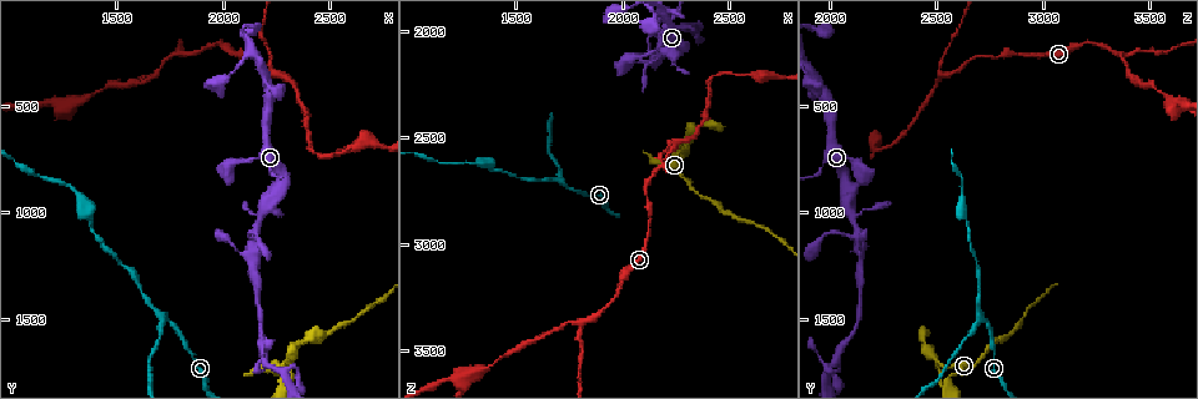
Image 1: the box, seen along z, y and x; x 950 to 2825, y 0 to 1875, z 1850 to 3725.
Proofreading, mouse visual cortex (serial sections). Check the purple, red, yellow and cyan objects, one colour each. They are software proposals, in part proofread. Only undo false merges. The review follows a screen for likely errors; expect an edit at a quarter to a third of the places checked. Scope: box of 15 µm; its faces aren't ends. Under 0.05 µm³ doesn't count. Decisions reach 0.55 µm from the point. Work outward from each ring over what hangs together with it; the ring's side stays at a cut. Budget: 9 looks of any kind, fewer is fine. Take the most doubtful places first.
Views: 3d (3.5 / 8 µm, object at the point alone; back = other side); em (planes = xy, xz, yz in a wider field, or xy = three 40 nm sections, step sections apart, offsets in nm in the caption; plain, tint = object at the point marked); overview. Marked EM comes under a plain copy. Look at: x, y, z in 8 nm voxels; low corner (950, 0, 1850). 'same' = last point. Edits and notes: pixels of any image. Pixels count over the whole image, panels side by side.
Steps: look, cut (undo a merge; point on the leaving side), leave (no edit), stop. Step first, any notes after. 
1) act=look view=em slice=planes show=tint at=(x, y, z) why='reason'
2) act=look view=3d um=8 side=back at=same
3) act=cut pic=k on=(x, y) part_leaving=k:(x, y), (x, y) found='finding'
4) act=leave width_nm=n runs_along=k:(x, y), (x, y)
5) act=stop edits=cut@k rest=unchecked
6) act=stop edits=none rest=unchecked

act=look view=3d um=3.5 at=(1810, 250, 3350) why='arms part here'

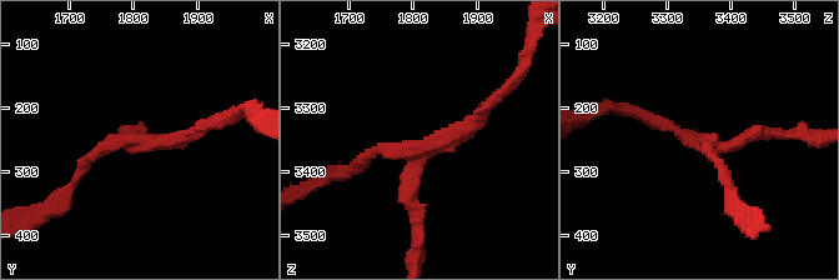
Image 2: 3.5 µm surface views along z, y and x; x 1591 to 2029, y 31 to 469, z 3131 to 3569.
act=look view=em slice=xy step=5 show=tint at=(1820, 255, 3365) arms=3 arm_widths_nm=150,150,150 why='need the tissue'

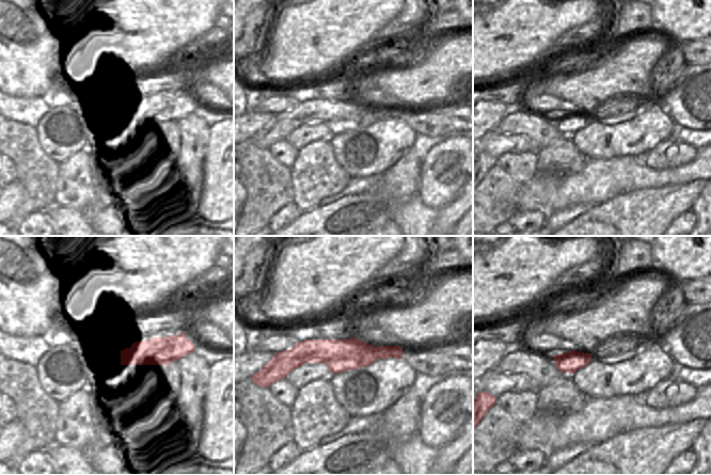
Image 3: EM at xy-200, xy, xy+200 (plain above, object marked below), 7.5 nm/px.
act=cut pic=2 on=(86, 159) part_leaving=2:(144, 143), (101, 146), (55, 204) found='a second cell is stuck on'

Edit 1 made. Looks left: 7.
act=look view=3d um=3.5 at=(2260, 360, 2530) why='three arms meet'

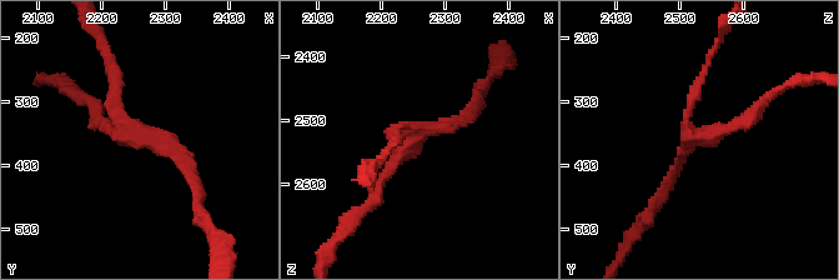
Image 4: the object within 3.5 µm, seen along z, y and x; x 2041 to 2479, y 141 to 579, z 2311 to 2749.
act=look view=em slice=planes show=tint at=(2255, 355, 2525) arms=3 arm_widths_nm=150,150,150 why='now the EM'

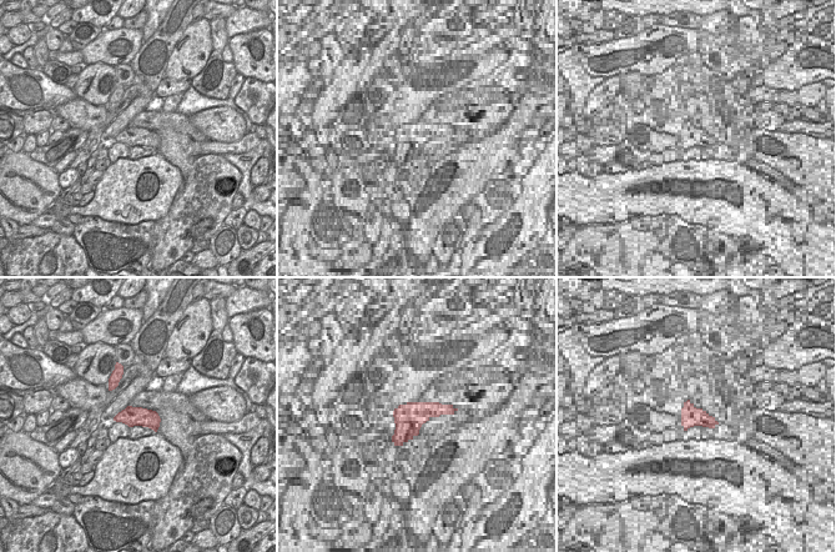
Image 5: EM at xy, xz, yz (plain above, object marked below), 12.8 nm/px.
act=leave runs_along=4:(377, 199), (412, 138), (473, 109) found='one cell here'

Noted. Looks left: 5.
act=look view=3d um=8 at=(1720, 1510, 2700) why='branch point'

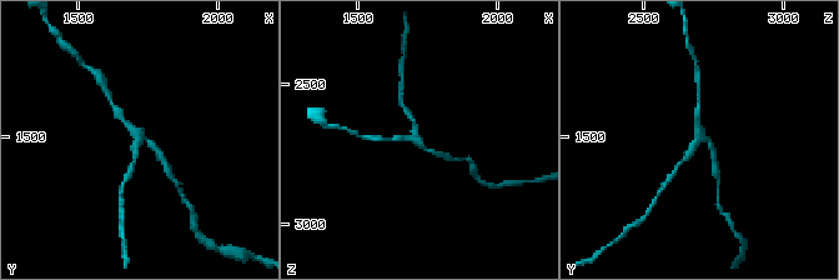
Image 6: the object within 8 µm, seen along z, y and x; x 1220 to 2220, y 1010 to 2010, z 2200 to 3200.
act=look view=em slice=xy step=2 show=tint at=(1720, 1490, 2720) arms=3 arm_widths_nm=150,150,200

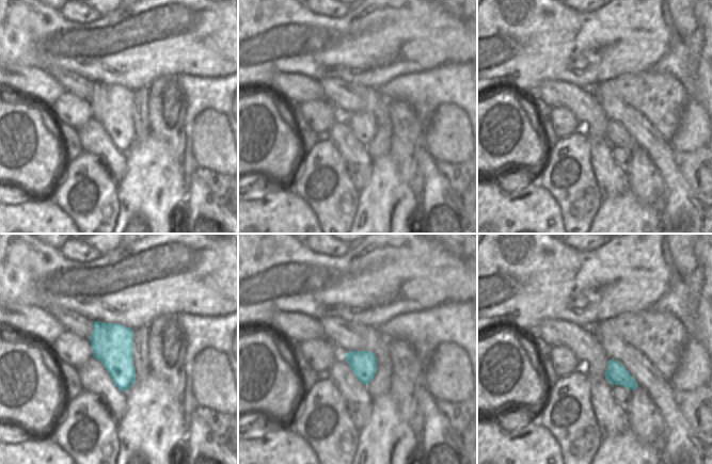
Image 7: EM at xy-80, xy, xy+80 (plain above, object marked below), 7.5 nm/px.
act=leave runs_along=6:(164, 159), (116, 109) found='one cell here'

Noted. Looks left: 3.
act=look view=3d um=3.5 at=(2200, 1700, 2040) why='sharp bend'

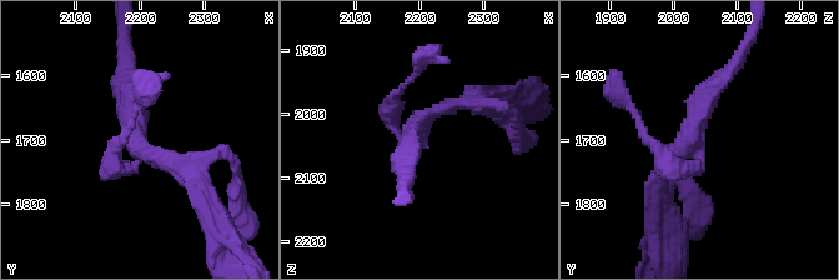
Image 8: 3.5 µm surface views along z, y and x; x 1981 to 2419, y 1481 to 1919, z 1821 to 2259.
act=look view=em slice=xy step=5 show=tint at=(2195, 1700, 2025) arms=3 arm_widths_nm=200,250,250

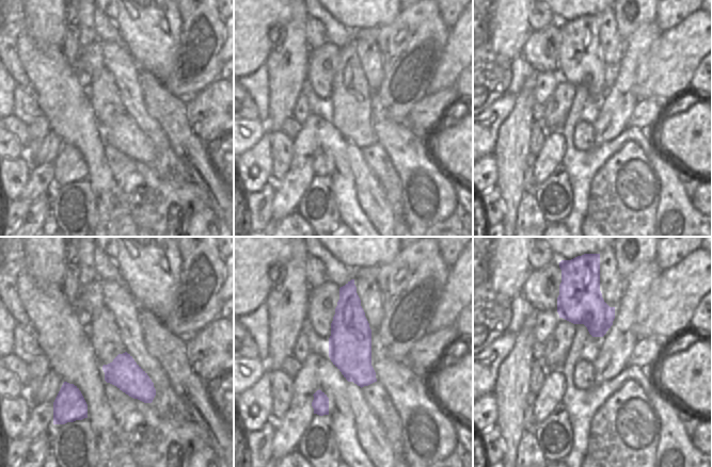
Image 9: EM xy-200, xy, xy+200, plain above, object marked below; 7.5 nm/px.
act=leave runs_along=8:(732, 68), (659, 183) found='continuous, no second cell'

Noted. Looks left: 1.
act=stop edits=cut@2 rest=unchecked

